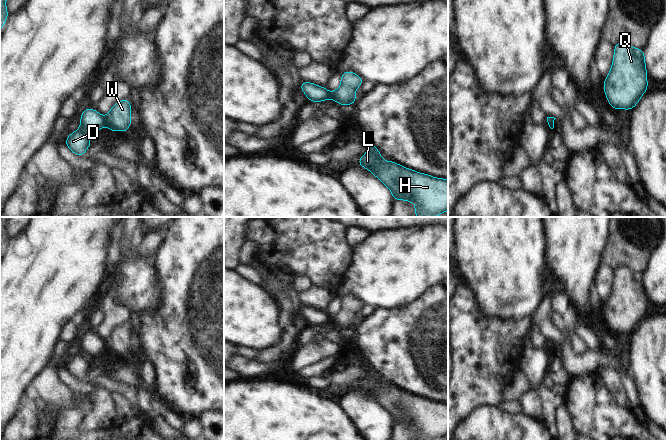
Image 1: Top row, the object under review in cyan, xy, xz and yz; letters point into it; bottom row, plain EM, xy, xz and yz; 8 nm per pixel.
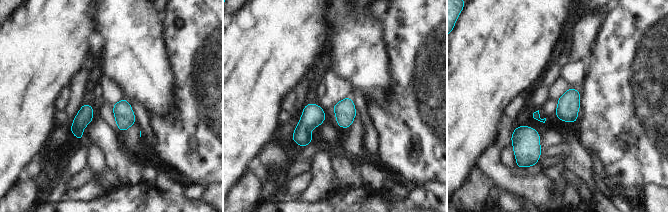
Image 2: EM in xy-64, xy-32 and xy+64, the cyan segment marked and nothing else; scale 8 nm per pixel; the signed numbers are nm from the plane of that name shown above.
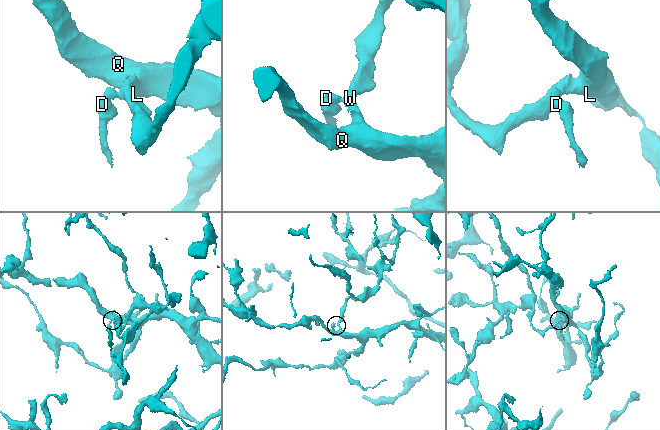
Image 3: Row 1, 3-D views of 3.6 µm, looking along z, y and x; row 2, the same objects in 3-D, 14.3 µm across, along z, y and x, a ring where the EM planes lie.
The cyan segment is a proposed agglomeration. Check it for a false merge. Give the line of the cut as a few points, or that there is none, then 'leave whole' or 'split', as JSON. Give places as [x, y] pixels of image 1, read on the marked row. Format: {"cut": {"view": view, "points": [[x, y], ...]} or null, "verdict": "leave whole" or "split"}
{"cut": {"view": "xy", "points": [[103, 117], [104, 124]]}, "verdict": "split"}

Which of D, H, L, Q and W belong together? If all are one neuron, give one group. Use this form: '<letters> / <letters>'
D / H L Q W

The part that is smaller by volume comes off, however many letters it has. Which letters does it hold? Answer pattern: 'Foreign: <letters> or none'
Foreign: D

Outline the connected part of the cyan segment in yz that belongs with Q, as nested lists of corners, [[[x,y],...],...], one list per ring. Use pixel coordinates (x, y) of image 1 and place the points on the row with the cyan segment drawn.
[[[624,42],[614,45],[613,63],[604,82],[604,92],[613,109],[632,110],[647,91],[643,50]]]

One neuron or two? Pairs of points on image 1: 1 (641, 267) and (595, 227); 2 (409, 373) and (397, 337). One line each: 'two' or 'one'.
1: two
2: one

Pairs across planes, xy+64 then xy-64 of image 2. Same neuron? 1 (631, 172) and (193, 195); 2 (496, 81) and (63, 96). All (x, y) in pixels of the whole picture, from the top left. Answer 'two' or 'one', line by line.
1: two
2: two

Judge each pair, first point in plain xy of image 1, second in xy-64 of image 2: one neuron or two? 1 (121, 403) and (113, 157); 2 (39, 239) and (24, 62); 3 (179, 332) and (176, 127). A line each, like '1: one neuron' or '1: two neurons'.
1: one neuron
2: one neuron
3: one neuron

